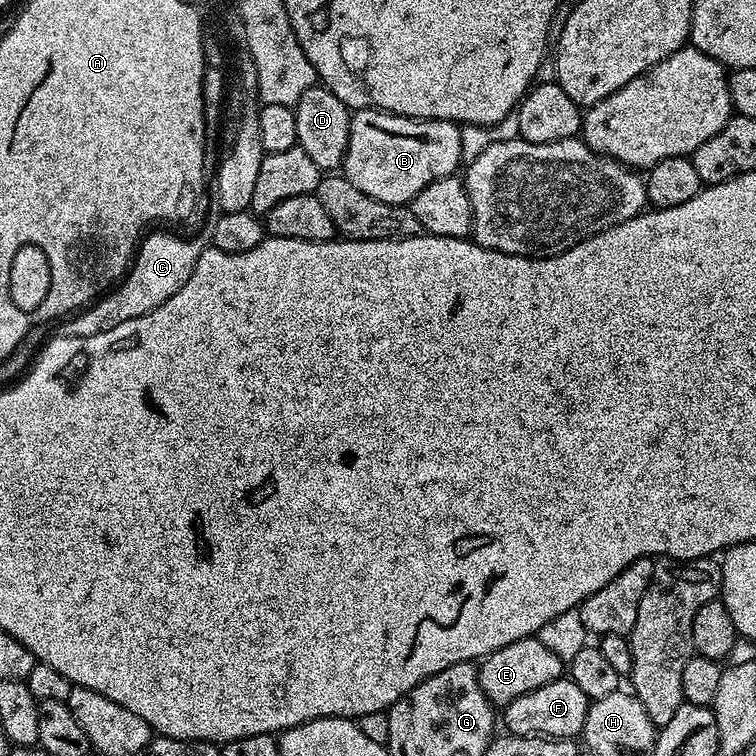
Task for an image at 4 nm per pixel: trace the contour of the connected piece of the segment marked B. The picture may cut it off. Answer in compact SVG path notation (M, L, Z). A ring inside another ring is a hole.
M361 108L351 113L342 174L354 186L358 186L362 194L370 194L370 198L378 198L378 202L408 206L418 193L430 186L430 182L453 175L456 167L461 167L461 154L460 128L451 120L411 120L392 112L381 112L378 108Z

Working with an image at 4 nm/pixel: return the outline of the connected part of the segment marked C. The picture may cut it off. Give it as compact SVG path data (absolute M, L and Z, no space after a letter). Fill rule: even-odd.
M214 199L209 201L209 208L204 228L190 240L168 234L166 230L154 230L140 242L128 272L110 291L99 297L90 307L65 319L59 328L59 335L64 337L93 337L94 334L105 333L128 322L132 318L141 317L151 309L156 309L164 301L185 285L197 264L198 258L212 241L213 228L221 217L222 210Z

